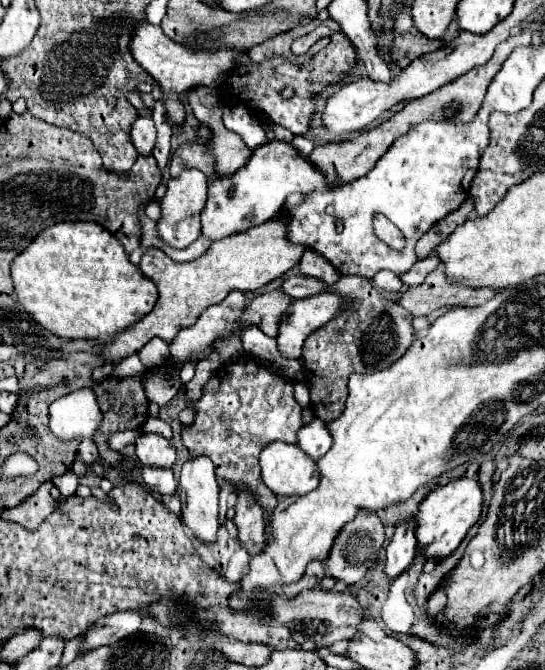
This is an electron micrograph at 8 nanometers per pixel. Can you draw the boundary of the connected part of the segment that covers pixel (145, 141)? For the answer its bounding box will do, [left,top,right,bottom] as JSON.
[131,116,157,156]

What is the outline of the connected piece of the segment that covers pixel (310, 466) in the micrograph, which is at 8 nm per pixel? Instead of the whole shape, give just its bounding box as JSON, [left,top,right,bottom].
[261,442,319,496]

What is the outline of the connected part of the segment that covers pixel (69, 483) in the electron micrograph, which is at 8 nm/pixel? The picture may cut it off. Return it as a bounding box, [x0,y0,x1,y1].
[53,472,79,499]

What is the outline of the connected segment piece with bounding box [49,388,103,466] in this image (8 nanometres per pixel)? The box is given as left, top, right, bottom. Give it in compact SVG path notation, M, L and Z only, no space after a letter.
M77 390L71 392L59 400L55 400L49 406L51 414L51 430L61 440L73 440L81 438L79 442L79 458L85 460L85 464L93 464L99 458L97 444L93 442L93 434L99 428L103 416L97 404L97 398L93 390Z

